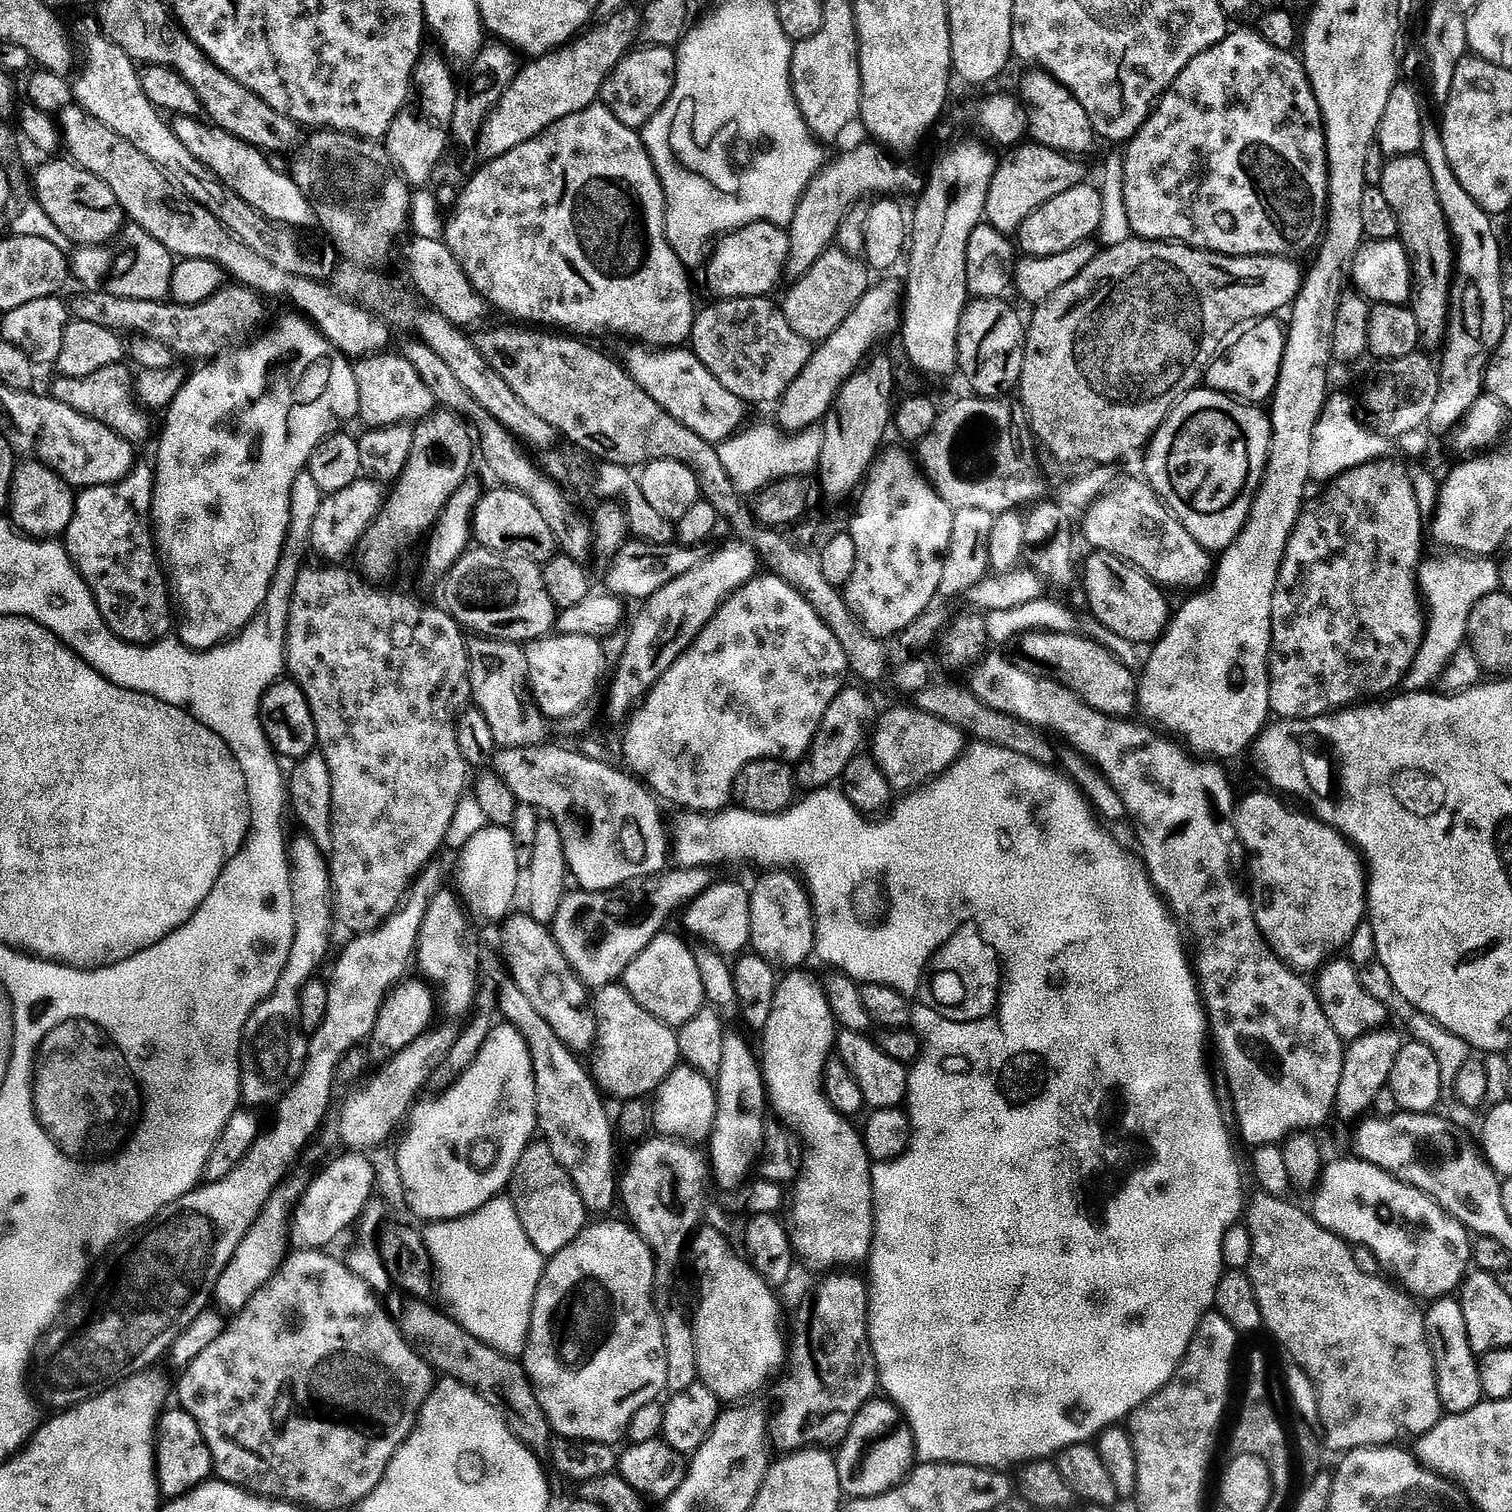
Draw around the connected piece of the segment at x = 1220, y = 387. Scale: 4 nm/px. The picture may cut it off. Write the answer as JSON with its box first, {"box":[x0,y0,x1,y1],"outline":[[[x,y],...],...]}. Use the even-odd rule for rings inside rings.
{"box":[1206,318,1286,405],"outline":[[[1265,318],[1245,327],[1231,341],[1231,344],[1233,343],[1232,349],[1230,349],[1230,344],[1227,351],[1217,356],[1208,367],[1206,373],[1207,387],[1216,392],[1224,392],[1228,396],[1235,396],[1236,399],[1249,404],[1259,405],[1261,402],[1271,401],[1272,393],[1275,392],[1276,383],[1280,377],[1286,339],[1285,329],[1282,324],[1280,328],[1278,321],[1279,319],[1276,318]]]}

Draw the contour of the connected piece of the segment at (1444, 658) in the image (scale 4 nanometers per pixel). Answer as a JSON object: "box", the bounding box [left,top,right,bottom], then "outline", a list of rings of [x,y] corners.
{"box":[1403,554,1500,692],"outline":[[[1471,554],[1451,555],[1440,556],[1437,560],[1425,559],[1420,566],[1418,583],[1429,614],[1426,618],[1424,642],[1414,658],[1412,669],[1404,677],[1403,687],[1408,692],[1431,689],[1439,681],[1450,658],[1454,658],[1459,648],[1465,647],[1474,606],[1478,606],[1482,598],[1494,594],[1500,588],[1500,564],[1495,559],[1477,558]]]}

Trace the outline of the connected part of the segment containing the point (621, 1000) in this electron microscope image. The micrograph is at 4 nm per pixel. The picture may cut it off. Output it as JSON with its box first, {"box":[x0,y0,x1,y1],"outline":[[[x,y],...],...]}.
{"box":[590,983,681,1102],"outline":[[[623,983],[599,989],[591,1001],[590,1012],[596,1020],[590,1076],[596,1079],[601,1088],[597,1089],[605,1097],[617,1096],[620,1102],[647,1097],[655,1093],[660,1083],[681,1063],[679,1035],[657,1016],[642,1010]]]}

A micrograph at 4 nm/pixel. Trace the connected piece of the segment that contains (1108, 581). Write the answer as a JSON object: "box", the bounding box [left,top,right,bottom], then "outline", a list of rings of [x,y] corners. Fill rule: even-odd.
{"box":[1084,554,1170,645],"outline":[[[1092,554],[1088,560],[1088,569],[1084,572],[1084,596],[1088,599],[1088,608],[1093,618],[1120,640],[1155,645],[1170,623],[1170,608],[1168,612],[1168,600],[1163,594],[1161,585],[1155,580],[1119,558]]]}

